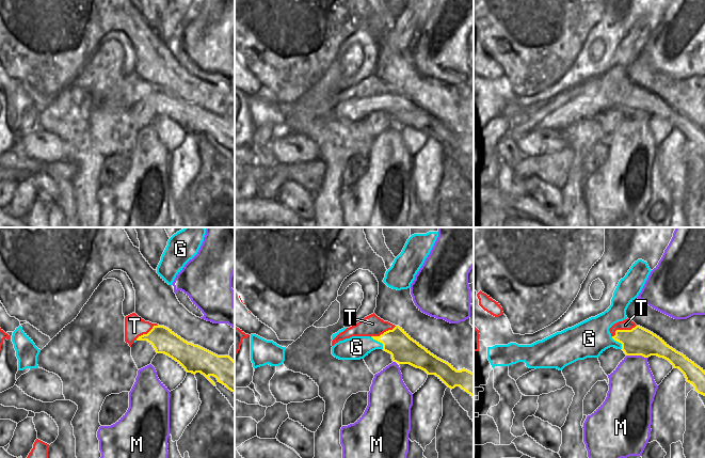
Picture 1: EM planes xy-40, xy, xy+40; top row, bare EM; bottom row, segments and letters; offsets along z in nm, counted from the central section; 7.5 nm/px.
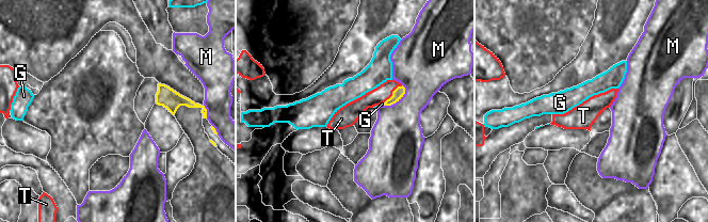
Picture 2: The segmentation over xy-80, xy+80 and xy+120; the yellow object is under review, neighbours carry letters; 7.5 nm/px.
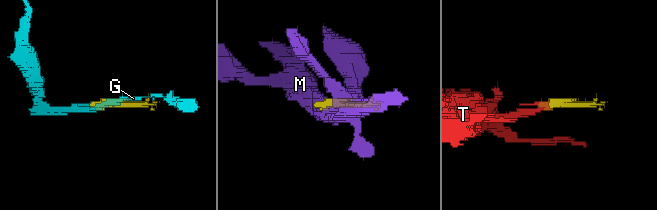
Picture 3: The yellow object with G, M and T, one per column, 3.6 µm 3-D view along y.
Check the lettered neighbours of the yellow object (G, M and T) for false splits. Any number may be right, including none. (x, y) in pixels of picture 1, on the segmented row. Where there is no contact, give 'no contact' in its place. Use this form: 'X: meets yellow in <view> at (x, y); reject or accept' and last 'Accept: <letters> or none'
G: meets yellow in xy at (379, 341); reject
M: meets yellow in xy+40 at (637, 354); reject
T: meets yellow in xy+40 at (623, 330); reject
Accept: none

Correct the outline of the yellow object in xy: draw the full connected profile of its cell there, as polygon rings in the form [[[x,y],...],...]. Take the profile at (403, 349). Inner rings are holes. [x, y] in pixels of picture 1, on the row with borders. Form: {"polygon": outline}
{"polygon": [[[399,326],[380,336],[371,337],[383,344],[383,350],[391,354],[394,362],[410,364],[424,370],[428,375],[435,375],[451,390],[460,386],[474,398],[474,373],[465,368],[456,370],[451,364],[414,341]]]}

